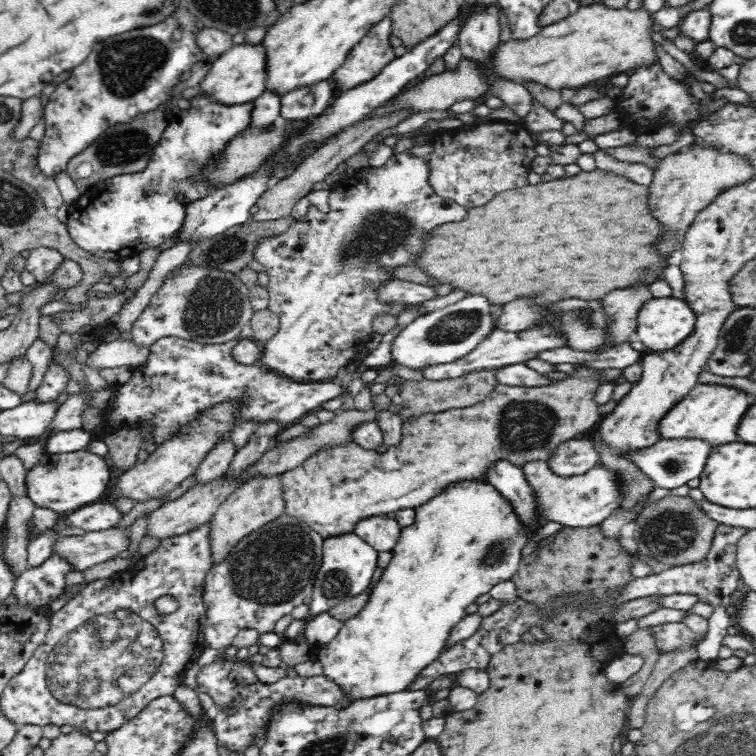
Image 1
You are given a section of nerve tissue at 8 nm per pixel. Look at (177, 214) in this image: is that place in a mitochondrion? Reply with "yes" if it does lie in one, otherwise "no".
no

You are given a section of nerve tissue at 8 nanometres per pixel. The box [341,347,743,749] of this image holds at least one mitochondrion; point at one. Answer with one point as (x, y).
(523, 426)

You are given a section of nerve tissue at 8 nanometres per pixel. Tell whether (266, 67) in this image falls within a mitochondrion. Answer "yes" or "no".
no

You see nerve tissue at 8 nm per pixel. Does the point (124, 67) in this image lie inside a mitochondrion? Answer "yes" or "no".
yes

